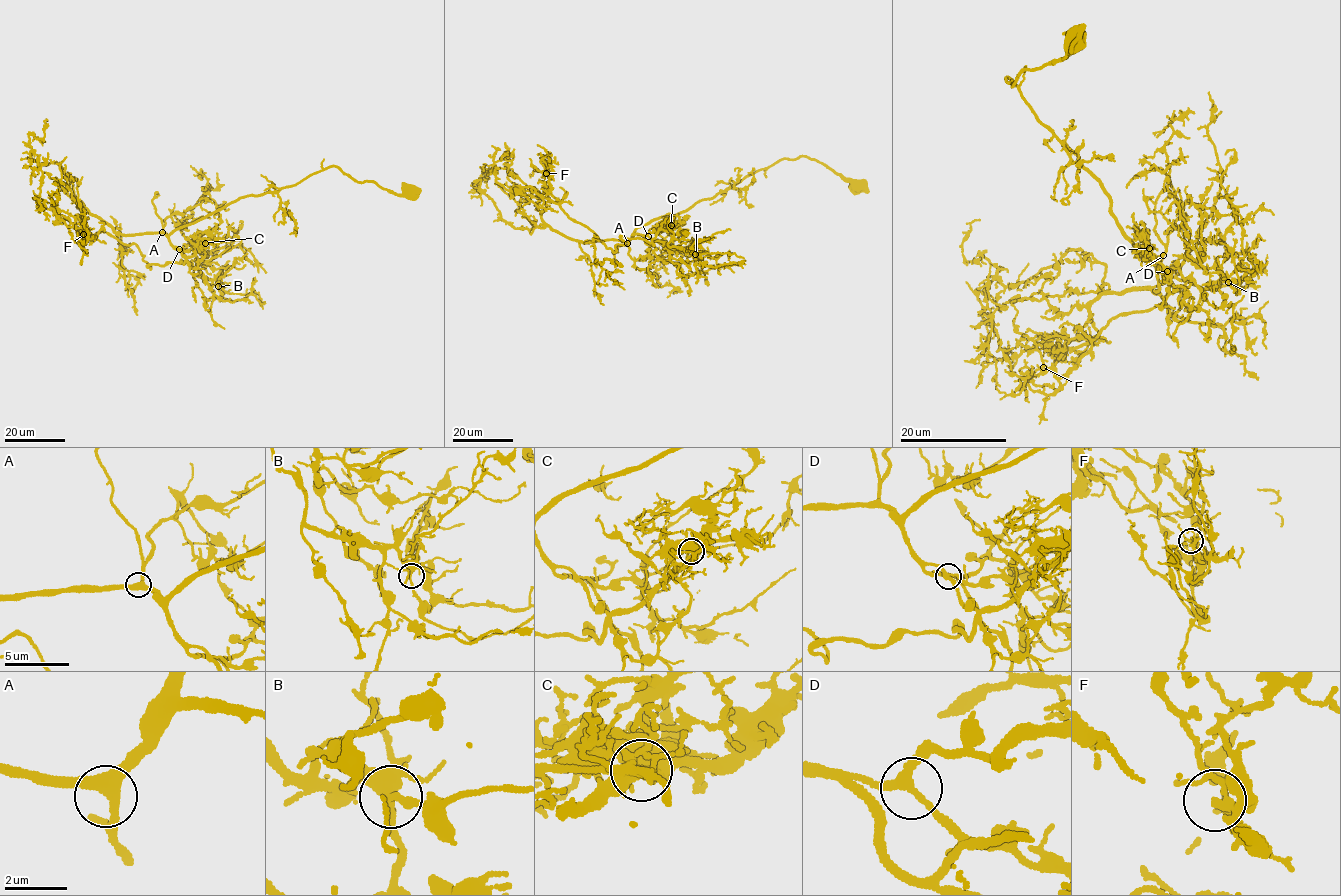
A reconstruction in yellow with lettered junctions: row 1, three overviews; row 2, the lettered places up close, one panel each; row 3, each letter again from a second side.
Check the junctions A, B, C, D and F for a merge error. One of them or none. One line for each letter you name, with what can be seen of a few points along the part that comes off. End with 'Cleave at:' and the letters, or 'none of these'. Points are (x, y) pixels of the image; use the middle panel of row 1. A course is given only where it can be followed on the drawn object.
C: foreign part runs (671, 225), (653, 243), (621, 236), (615, 252), (531, 187), (519, 187), (510, 199)
Cleave at: C

